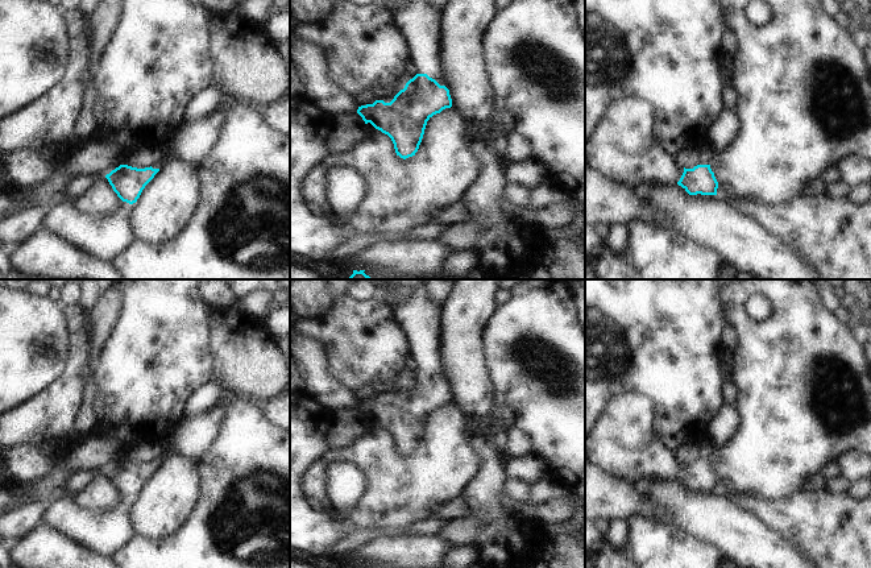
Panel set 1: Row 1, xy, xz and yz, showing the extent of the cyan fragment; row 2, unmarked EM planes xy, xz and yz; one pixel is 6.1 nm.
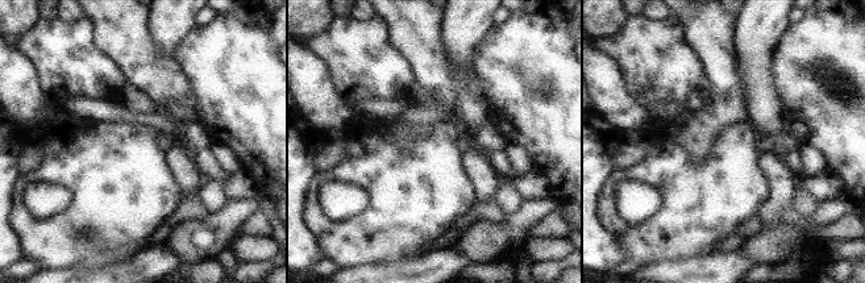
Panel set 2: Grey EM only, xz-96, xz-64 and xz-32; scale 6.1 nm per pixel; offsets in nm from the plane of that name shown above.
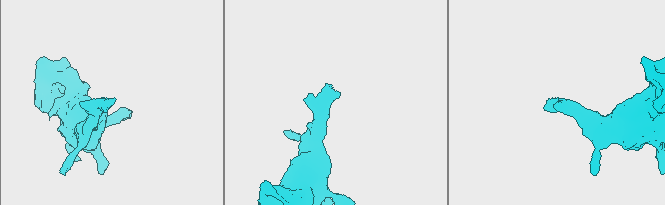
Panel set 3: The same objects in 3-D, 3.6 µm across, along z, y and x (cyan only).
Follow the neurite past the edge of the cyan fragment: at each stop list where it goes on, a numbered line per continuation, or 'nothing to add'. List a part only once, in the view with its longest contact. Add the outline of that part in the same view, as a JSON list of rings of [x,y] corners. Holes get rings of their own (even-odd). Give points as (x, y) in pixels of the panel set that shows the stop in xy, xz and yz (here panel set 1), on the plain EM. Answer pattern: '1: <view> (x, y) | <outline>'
1: xz (418, 315) | [[[422,285],[408,297],[395,299],[391,311],[394,320],[407,336],[410,357],[418,369],[427,369],[440,381],[445,381],[441,362],[441,307]]]

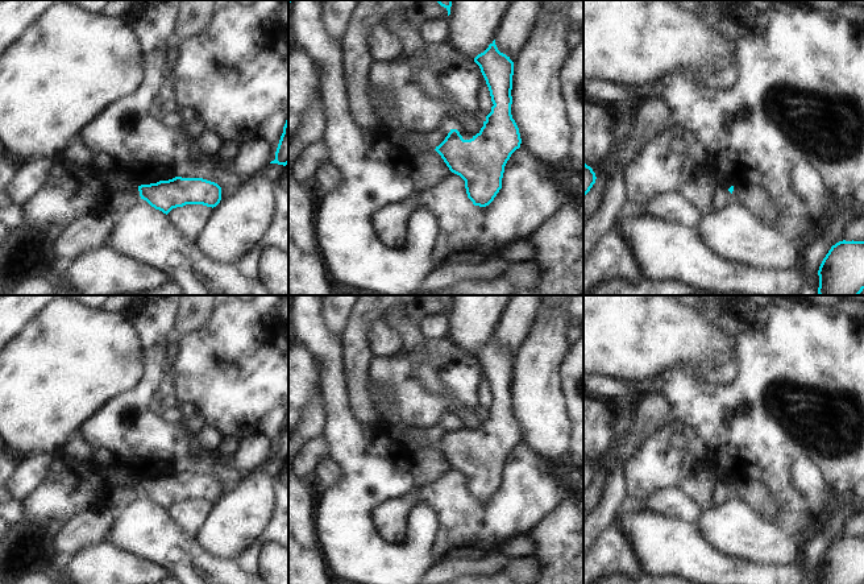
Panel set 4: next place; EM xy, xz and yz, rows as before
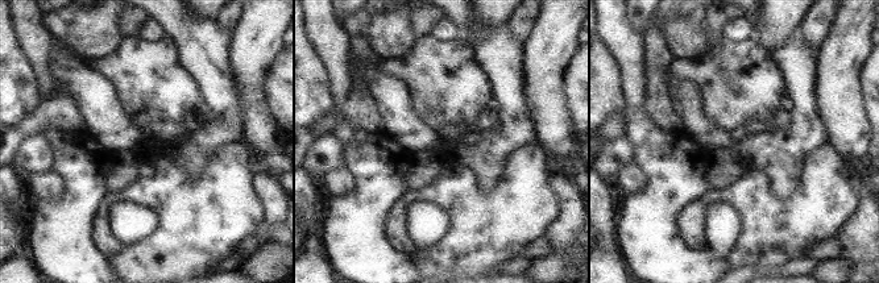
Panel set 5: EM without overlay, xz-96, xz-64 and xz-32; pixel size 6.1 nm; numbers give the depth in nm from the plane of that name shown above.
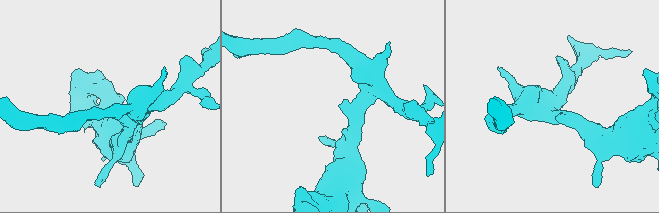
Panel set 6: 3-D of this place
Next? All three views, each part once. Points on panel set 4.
nothing to add

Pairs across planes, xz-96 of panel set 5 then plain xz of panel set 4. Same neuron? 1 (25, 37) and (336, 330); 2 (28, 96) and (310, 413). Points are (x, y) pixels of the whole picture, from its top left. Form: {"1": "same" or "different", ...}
{"1": "different", "2": "different"}

